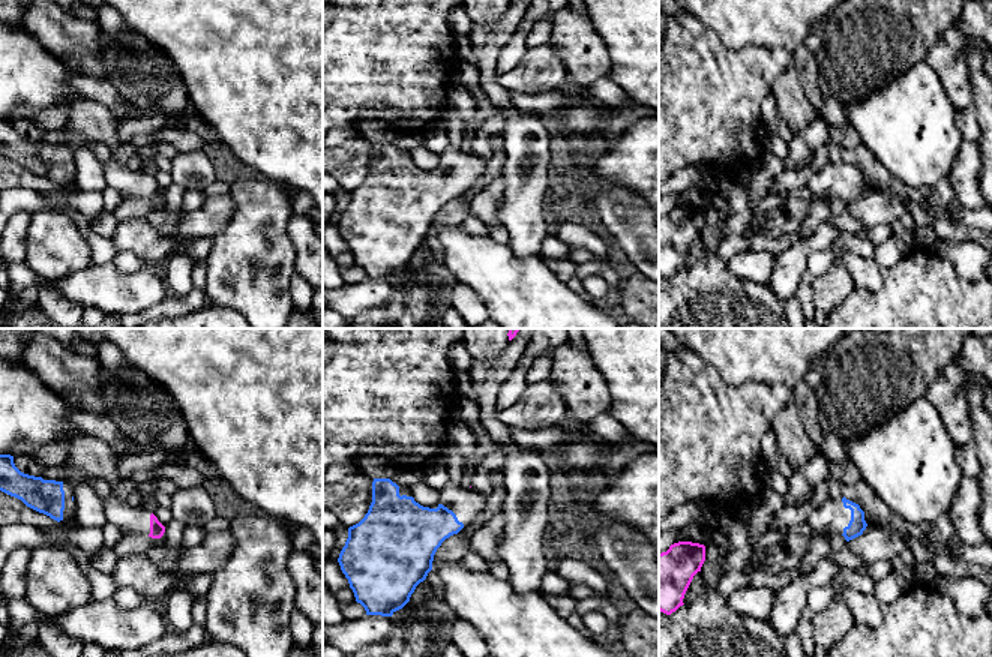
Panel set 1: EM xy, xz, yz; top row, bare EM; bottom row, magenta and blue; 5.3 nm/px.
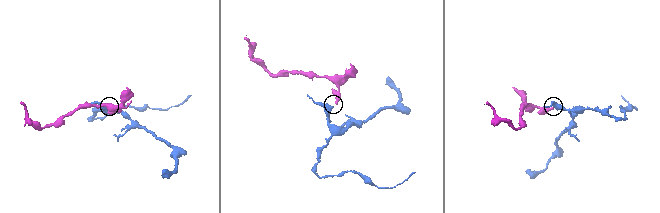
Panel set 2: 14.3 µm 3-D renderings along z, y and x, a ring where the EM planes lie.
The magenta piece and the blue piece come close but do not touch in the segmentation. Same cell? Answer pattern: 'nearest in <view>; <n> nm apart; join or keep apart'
nearest in xz; 160 nm apart; join

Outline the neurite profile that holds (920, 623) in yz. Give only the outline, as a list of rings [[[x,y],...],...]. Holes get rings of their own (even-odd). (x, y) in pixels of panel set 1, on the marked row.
[[[911,585],[890,603],[881,603],[882,622],[876,628],[855,624],[827,657],[992,657],[992,618],[987,614],[969,618],[960,615],[951,598],[933,585]]]

